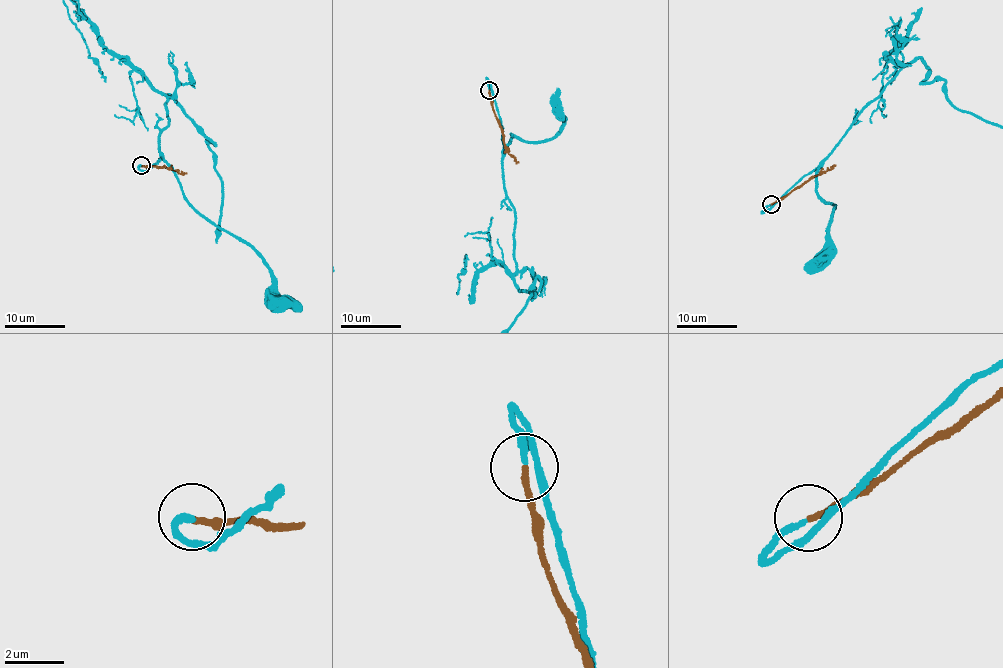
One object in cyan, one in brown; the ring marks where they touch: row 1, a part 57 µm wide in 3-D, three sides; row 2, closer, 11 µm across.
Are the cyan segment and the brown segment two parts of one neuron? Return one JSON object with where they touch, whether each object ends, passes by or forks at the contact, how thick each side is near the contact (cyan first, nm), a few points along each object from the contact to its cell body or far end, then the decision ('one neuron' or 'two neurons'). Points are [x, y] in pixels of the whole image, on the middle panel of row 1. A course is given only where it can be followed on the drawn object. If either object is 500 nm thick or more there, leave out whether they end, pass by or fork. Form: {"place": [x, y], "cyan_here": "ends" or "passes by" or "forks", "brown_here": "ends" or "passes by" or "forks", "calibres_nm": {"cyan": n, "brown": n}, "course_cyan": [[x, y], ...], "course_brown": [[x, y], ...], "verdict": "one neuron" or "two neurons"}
{"place": [489, 90], "cyan_here": "ends", "brown_here": "ends", "calibres_nm": {"cyan": 200, "brown": 190}, "course_cyan": [[489, 90], [488, 79], [504, 146], [510, 133], [530, 142], [550, 138], [563, 123], [558, 108], [563, 95]], "course_brown": [[489, 90], [490, 103], [498, 121], [505, 152], [519, 163]], "verdict": "one neuron"}

